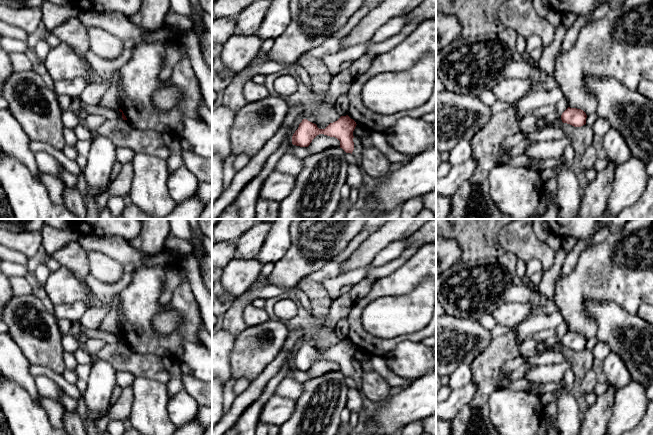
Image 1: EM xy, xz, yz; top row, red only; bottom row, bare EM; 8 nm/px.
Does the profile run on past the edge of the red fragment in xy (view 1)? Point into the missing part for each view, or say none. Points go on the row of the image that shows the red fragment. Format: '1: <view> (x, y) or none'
1: none

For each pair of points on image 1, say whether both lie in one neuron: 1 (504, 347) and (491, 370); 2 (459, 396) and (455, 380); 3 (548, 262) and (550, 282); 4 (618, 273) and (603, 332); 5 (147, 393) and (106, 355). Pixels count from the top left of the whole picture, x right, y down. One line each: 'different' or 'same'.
1: same
2: different
3: different
4: different
5: different

